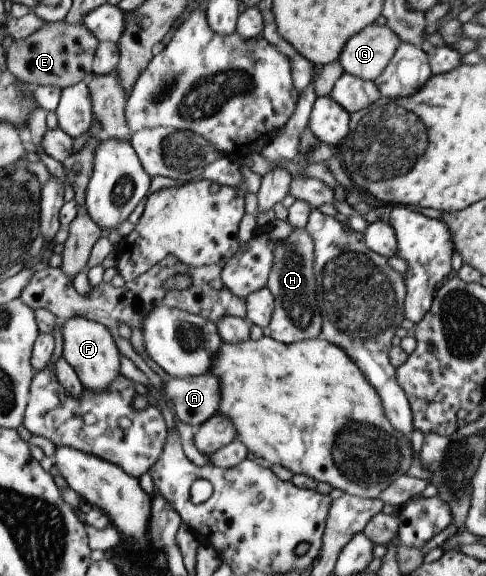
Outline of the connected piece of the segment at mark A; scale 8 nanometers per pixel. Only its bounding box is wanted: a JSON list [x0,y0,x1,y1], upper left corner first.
[162,372,219,429]

